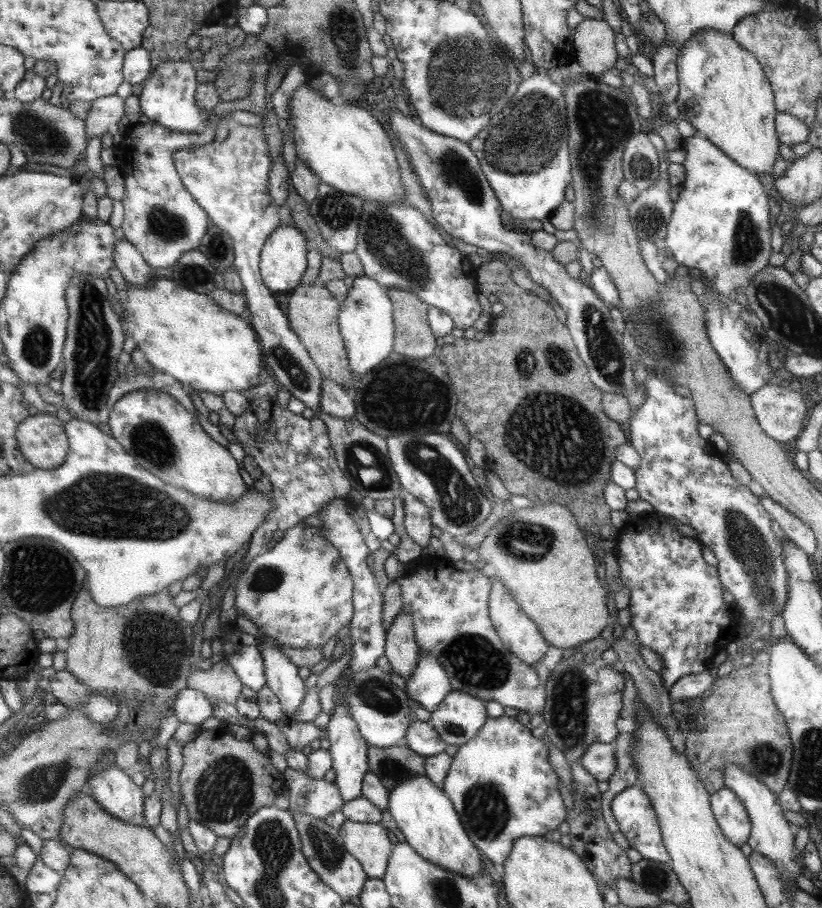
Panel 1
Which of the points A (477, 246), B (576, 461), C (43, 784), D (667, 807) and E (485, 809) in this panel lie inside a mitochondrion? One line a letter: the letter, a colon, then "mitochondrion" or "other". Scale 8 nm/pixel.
A: other
B: mitochondrion
C: mitochondrion
D: other
E: mitochondrion

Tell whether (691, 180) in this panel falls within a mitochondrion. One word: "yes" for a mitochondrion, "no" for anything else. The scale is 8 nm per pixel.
no

